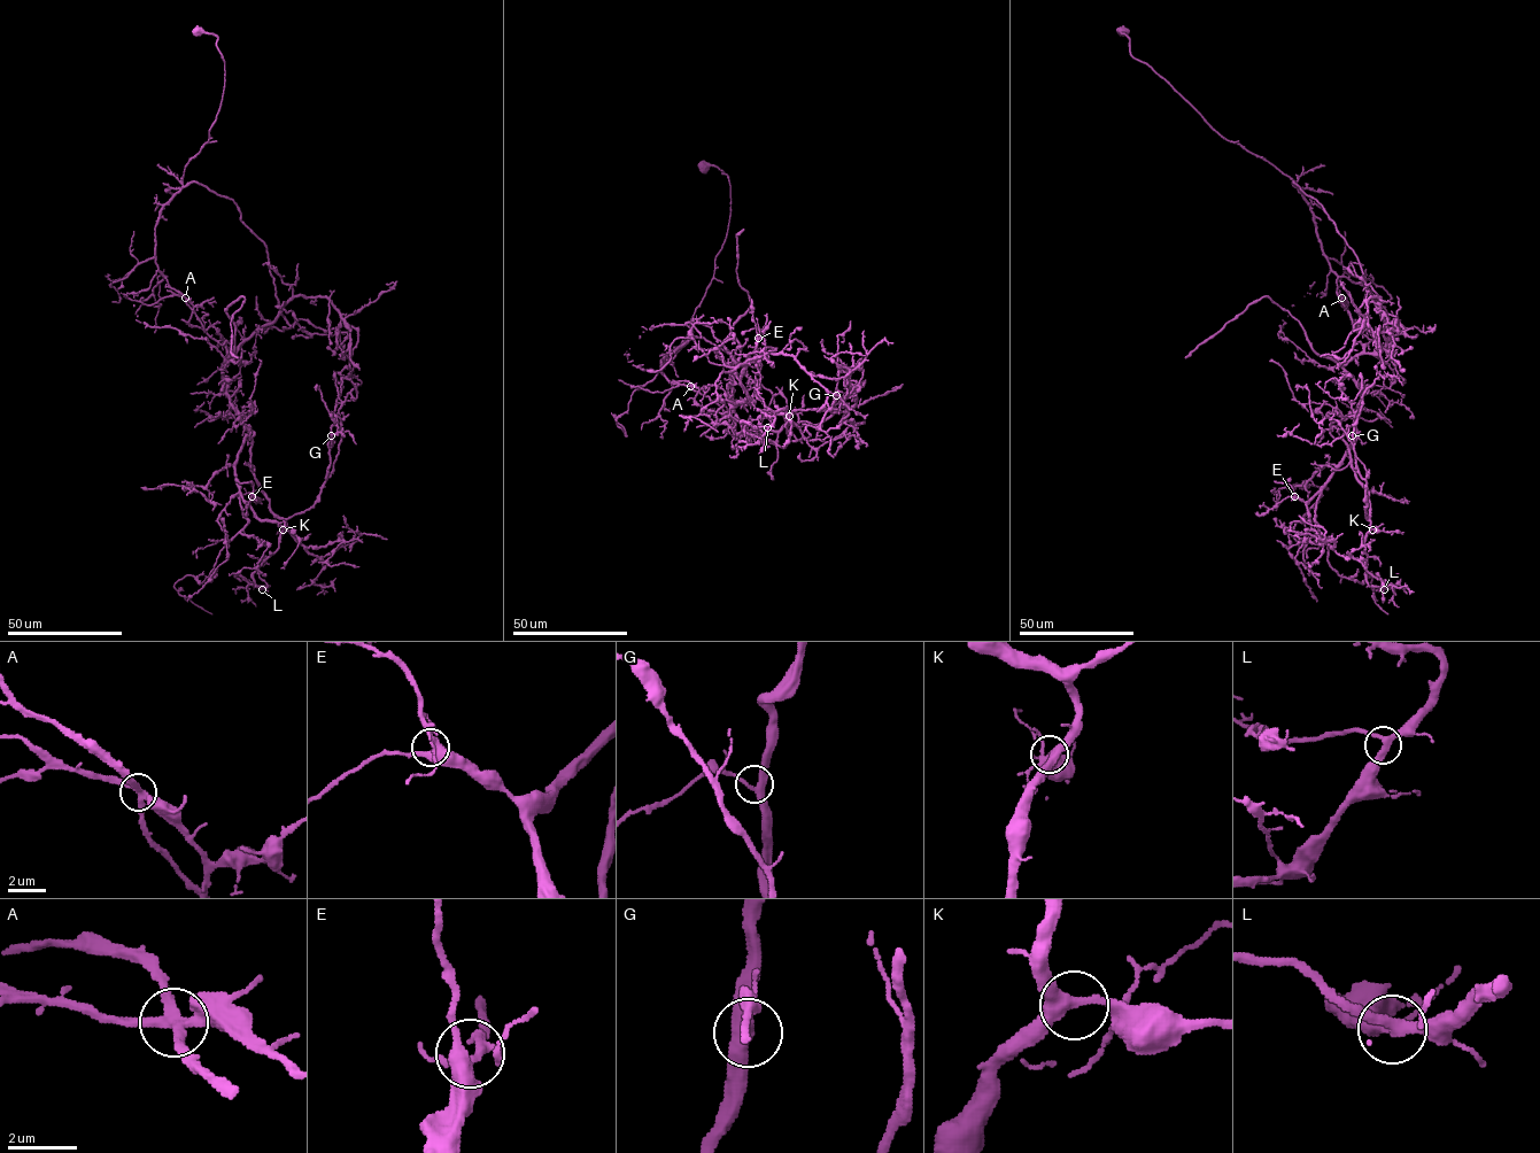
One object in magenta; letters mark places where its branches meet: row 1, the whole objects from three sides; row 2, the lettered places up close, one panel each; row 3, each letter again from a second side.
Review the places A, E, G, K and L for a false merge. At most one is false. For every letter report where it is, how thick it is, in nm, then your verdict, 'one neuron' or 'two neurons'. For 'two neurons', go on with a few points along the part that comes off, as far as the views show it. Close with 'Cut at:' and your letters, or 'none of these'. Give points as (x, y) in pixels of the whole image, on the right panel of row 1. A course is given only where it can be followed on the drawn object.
A: place (1341, 298); calibre 300 nm; two neurons; course (1341, 298), (1293, 182), (1356, 256), (1376, 307), (1397, 318), (1386, 327), (1403, 329), (1388, 349), (1403, 379)
E: place (1294, 496); calibre 400 nm; one neuron
G: place (1352, 435); calibre 300 nm; one neuron
K: place (1372, 529); calibre 320 nm; one neuron
L: place (1384, 589); calibre 320 nm; one neuron
Cut at: A

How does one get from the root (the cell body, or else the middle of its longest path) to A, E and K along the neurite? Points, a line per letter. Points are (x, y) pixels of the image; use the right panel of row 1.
A: (1121, 32), (1129, 38), (1130, 53), (1162, 77), (1220, 134), (1293, 180), (1310, 207), (1341, 298)
E: (1121, 32), (1220, 134), (1293, 180), (1367, 331), (1343, 365), (1361, 391), (1355, 443), (1309, 501), (1294, 496)
K: (1121, 32), (1309, 206), (1337, 294), (1369, 339), (1343, 365), (1361, 391), (1343, 440), (1372, 529)

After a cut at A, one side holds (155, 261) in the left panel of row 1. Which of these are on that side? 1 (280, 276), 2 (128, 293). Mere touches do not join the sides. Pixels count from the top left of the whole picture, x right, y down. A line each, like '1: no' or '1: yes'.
1: no
2: no

